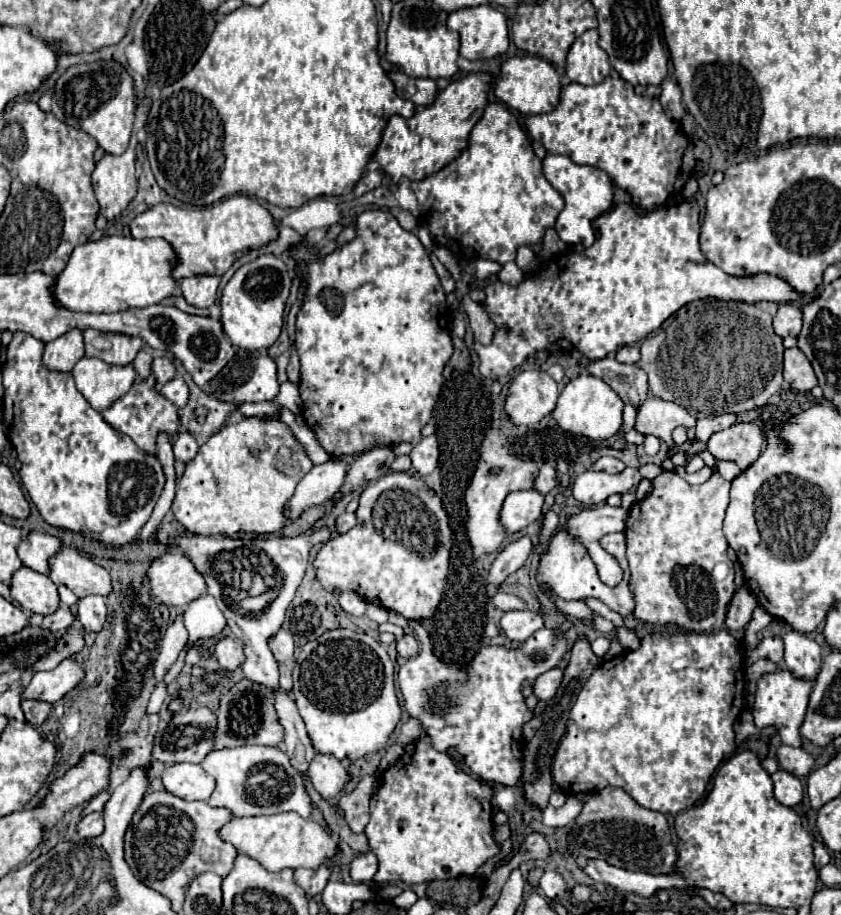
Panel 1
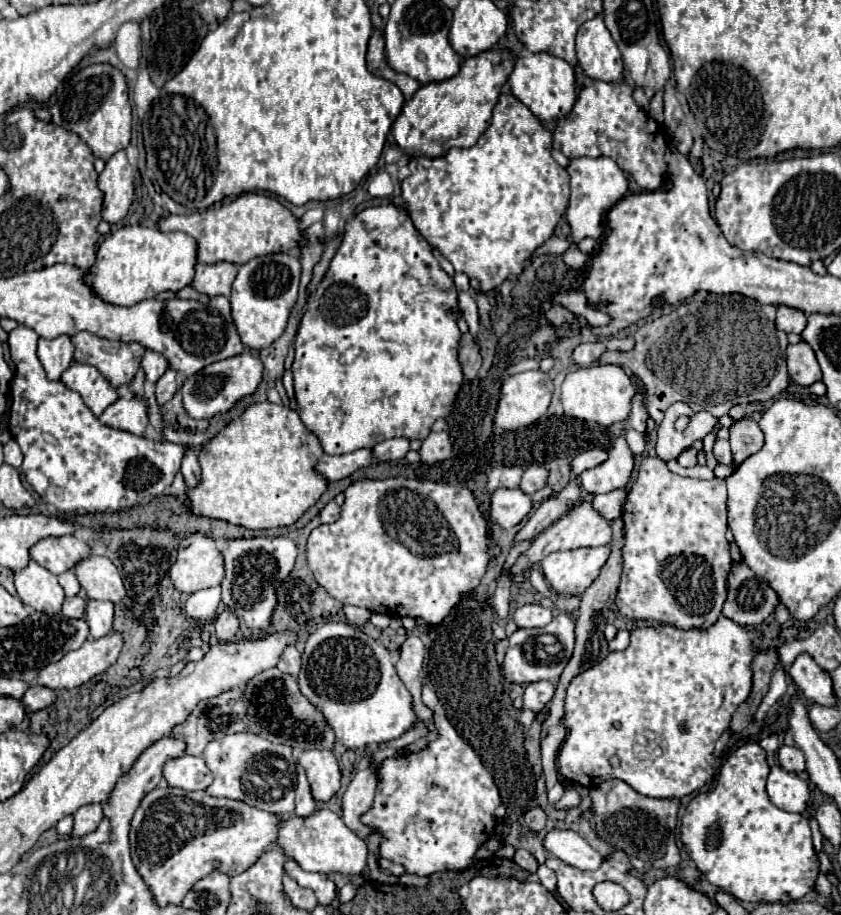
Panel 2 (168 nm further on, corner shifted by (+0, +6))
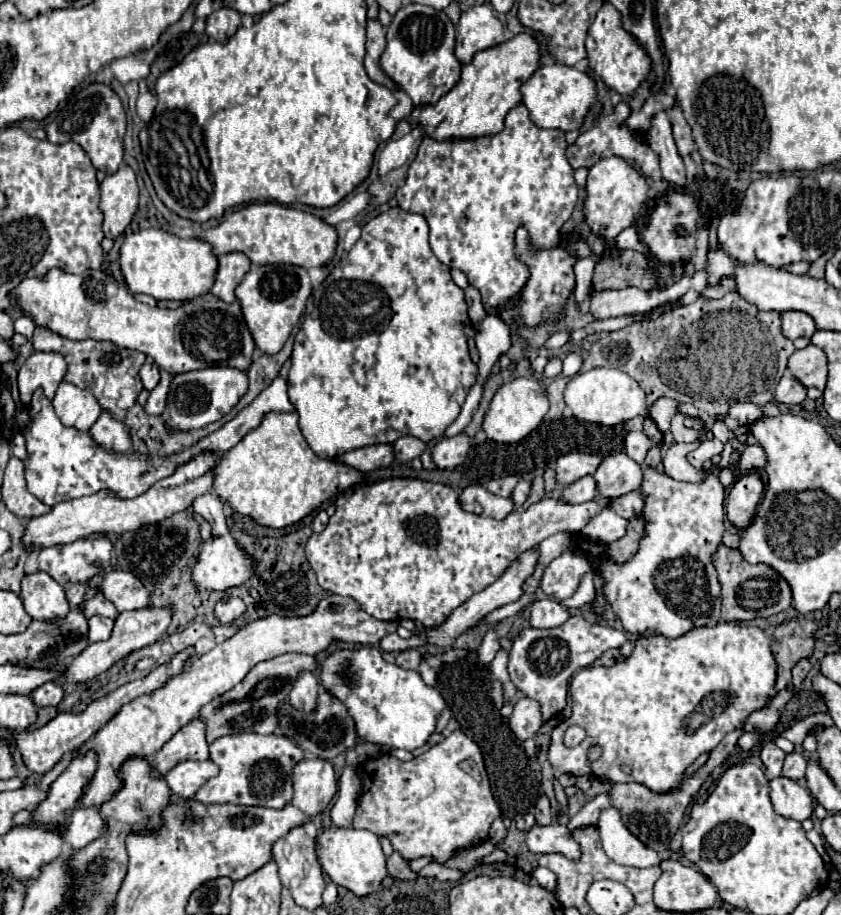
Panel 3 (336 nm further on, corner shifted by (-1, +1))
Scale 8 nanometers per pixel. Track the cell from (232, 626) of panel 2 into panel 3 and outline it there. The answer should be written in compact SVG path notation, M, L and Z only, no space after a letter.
M226 598L220 600L214 608L216 618L220 620L220 624L232 624L234 620L238 620L242 614L246 612L246 606L240 598Z

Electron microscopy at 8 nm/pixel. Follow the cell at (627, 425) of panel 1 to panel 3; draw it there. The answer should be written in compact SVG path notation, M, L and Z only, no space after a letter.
M618 452L602 460L598 470L594 472L594 478L600 496L618 498L632 490L638 490L642 482L642 470L624 452Z

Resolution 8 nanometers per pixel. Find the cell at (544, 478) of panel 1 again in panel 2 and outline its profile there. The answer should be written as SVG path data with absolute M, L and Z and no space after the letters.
M531 465L525 469L523 477L521 477L521 485L519 489L527 495L533 495L537 489L541 489L547 483L547 469L541 465Z

